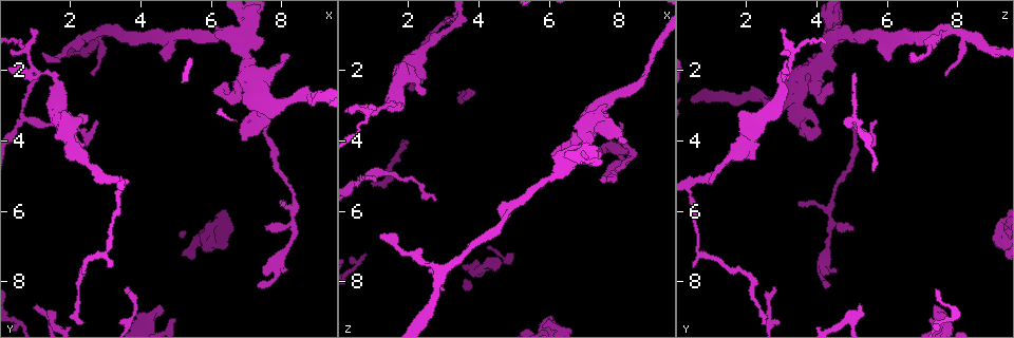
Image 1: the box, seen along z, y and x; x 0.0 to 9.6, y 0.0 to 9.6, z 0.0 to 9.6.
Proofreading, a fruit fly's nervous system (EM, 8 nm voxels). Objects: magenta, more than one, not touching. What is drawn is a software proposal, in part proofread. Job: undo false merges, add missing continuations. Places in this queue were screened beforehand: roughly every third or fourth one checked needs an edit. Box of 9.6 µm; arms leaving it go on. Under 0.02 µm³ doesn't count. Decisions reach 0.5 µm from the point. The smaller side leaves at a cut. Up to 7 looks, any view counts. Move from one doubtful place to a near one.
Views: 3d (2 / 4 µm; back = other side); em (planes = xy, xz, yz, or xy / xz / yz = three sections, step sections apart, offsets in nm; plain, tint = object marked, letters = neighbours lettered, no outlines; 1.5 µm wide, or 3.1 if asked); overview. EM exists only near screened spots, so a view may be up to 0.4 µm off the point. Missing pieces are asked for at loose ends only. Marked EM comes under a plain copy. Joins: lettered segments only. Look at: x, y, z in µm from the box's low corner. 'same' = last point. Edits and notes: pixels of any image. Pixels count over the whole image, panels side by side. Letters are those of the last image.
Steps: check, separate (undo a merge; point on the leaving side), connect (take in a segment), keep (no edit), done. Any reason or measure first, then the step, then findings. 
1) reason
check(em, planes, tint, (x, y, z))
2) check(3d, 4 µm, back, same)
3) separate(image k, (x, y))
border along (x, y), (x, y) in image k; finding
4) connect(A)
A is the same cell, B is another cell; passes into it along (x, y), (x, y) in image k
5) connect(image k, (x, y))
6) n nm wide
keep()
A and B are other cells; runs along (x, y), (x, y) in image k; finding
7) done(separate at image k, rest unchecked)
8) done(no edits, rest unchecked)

free end
check(3d, 2 µm, (6.45, 2.50, 4.45))

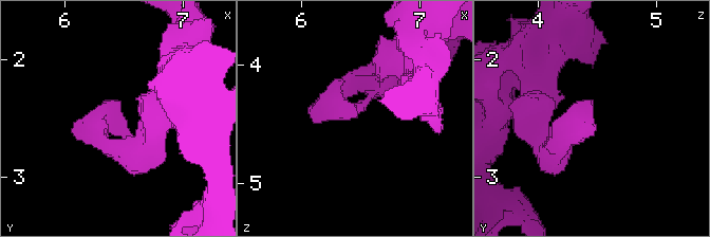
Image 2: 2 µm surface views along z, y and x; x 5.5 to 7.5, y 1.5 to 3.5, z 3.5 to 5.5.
check(em, yz, step 4, letters, (6.52, 2.48, 4.38))

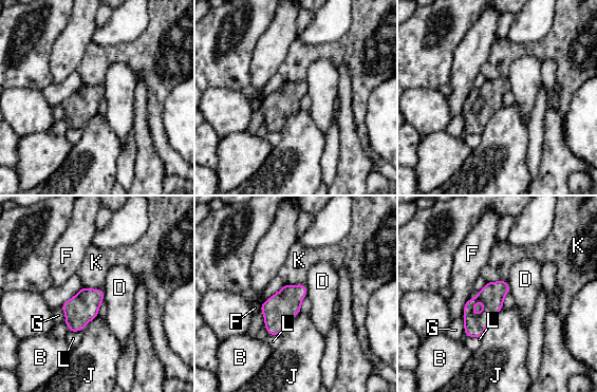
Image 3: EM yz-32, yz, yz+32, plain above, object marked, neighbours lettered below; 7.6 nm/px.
check(em, planes, letters, same)

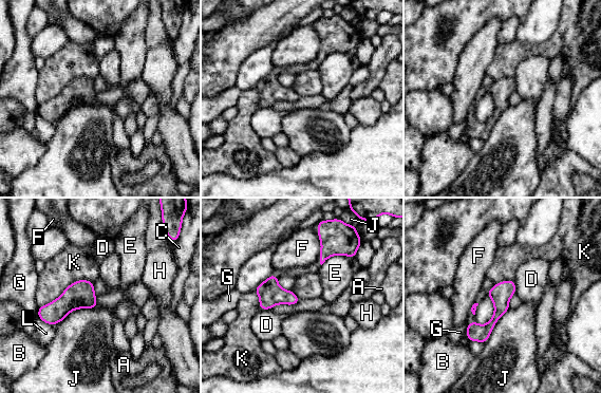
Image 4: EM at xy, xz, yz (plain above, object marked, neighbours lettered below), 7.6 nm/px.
K touches over 460 nm
keep()
A, B, C, D, E, F, G, H, J, K and L are other cells; none of them fits

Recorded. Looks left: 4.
branch stops here
check(em, xy, step 4, tint, (7.60, 6.50, 5.00))

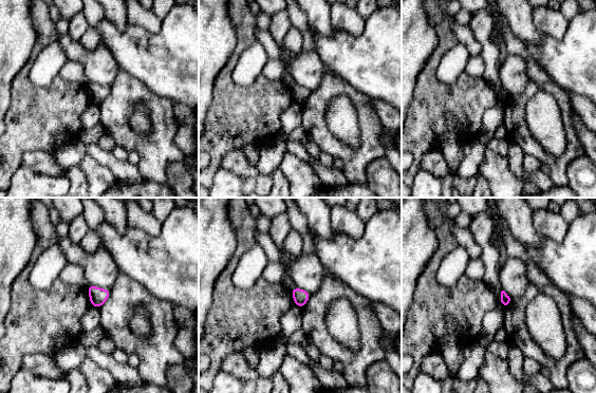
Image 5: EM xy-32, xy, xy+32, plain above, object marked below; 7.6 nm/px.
check(em, planes, letters, same)

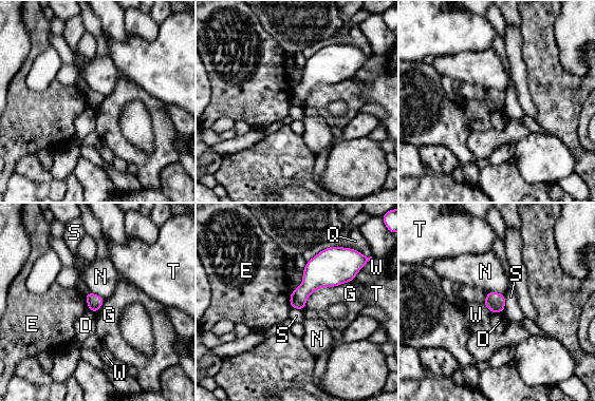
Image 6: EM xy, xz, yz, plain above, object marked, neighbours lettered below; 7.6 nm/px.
110 nm wide
keep()
D, E, G, N, Q, S, T and W are other cells; border along (503, 294), (504, 310) in image 6; no lettered segment goes on from it

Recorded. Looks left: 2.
check(em, planes, letters, (4.60, 8.90, 7.50))

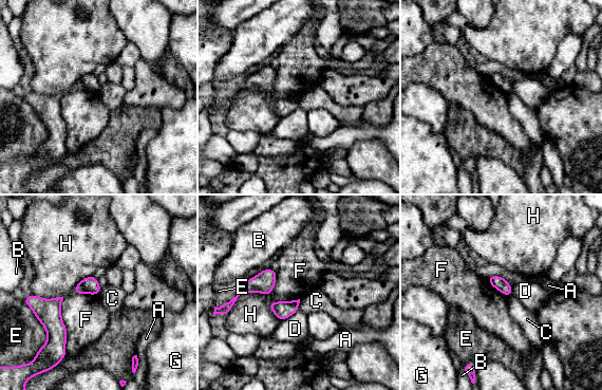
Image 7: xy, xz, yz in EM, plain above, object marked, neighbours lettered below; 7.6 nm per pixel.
keep()
A, B, C, D, E, F, G and H are other cells; border along (62, 297), (67, 352) in image 7; no lettered segment goes on from it

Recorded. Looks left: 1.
done(no edits, rest unchecked)

